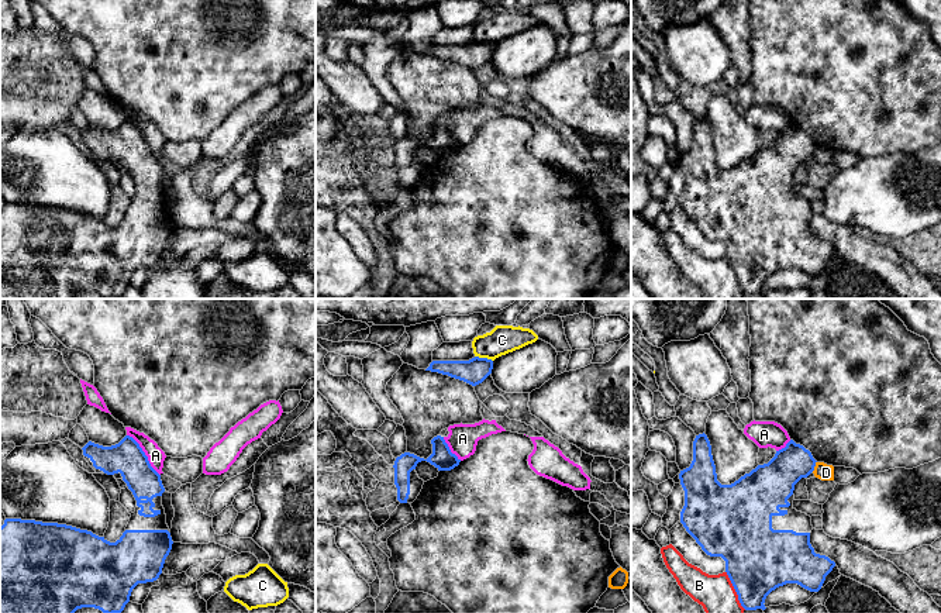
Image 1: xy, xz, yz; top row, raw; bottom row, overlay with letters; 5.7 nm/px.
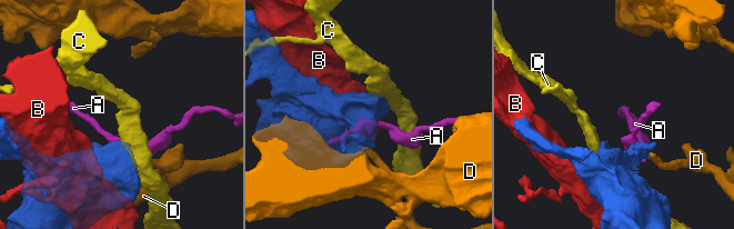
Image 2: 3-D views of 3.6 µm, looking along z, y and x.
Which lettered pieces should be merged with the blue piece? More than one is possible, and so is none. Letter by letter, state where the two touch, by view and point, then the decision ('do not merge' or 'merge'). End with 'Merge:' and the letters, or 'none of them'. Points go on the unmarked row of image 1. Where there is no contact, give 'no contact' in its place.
A: meets blue in xy at (144, 138); do not merge
B: meets blue in yz at (736, 275); do not merge
C: meets blue in xz at (483, 42); do not merge
D: meets blue in yz at (814, 150); do not merge
Merge: none of them

